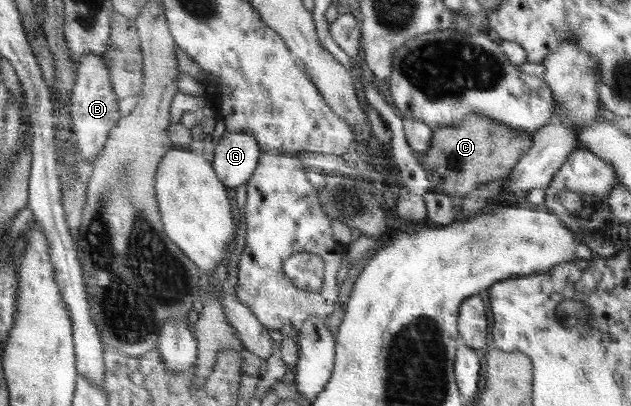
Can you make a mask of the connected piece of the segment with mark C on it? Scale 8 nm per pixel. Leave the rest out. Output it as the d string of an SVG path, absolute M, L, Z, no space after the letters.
M469 113L463 123L458 127L435 128L428 152L418 157L429 175L432 189L450 196L455 203L484 183L506 179L534 144L532 133L512 129L502 121L479 113Z

